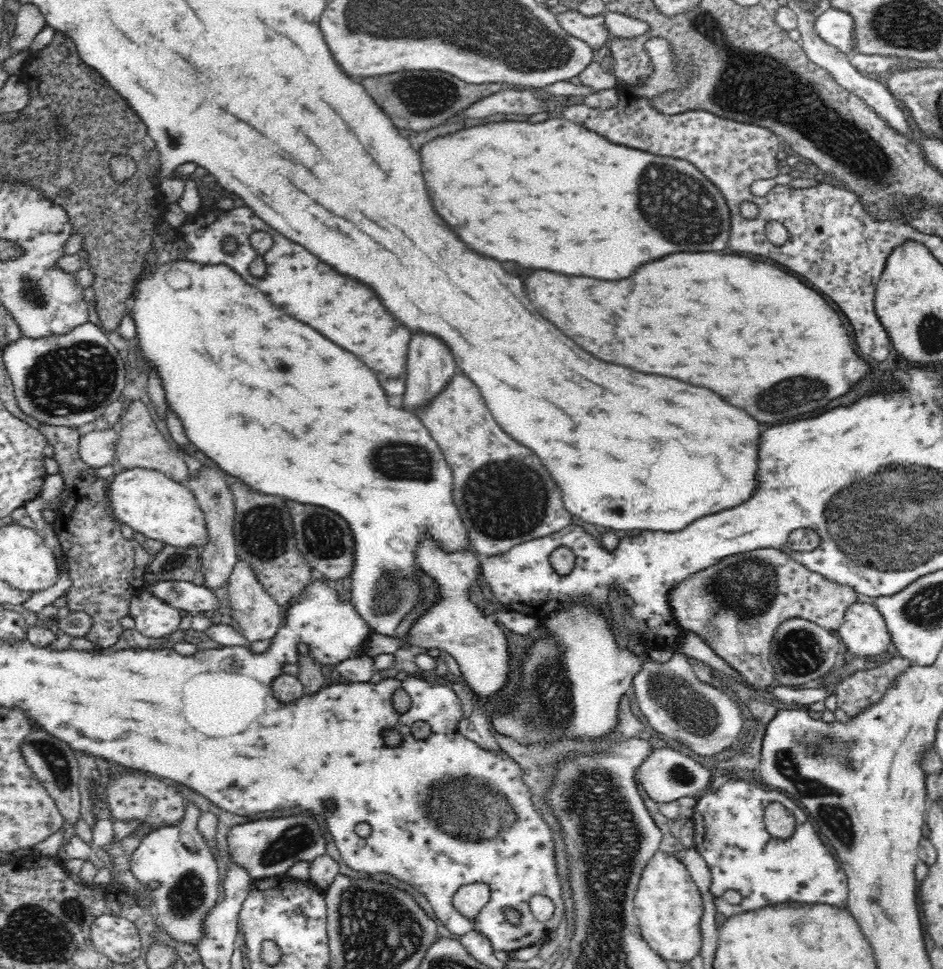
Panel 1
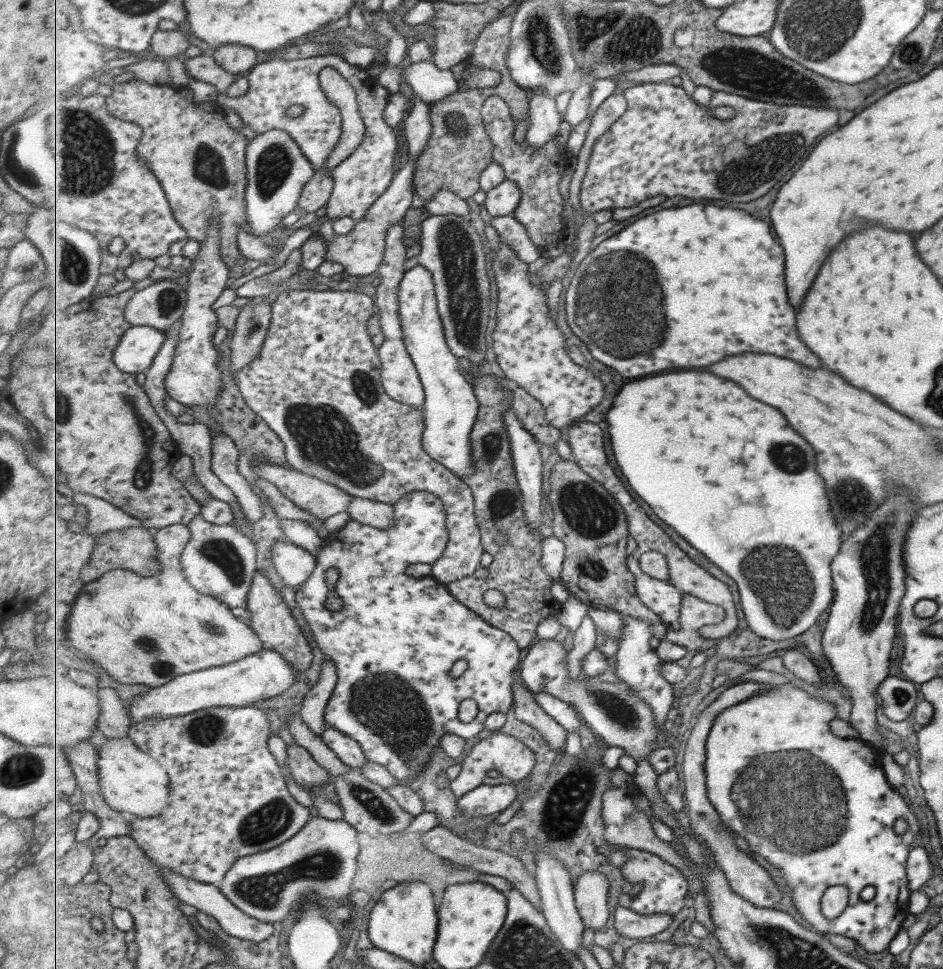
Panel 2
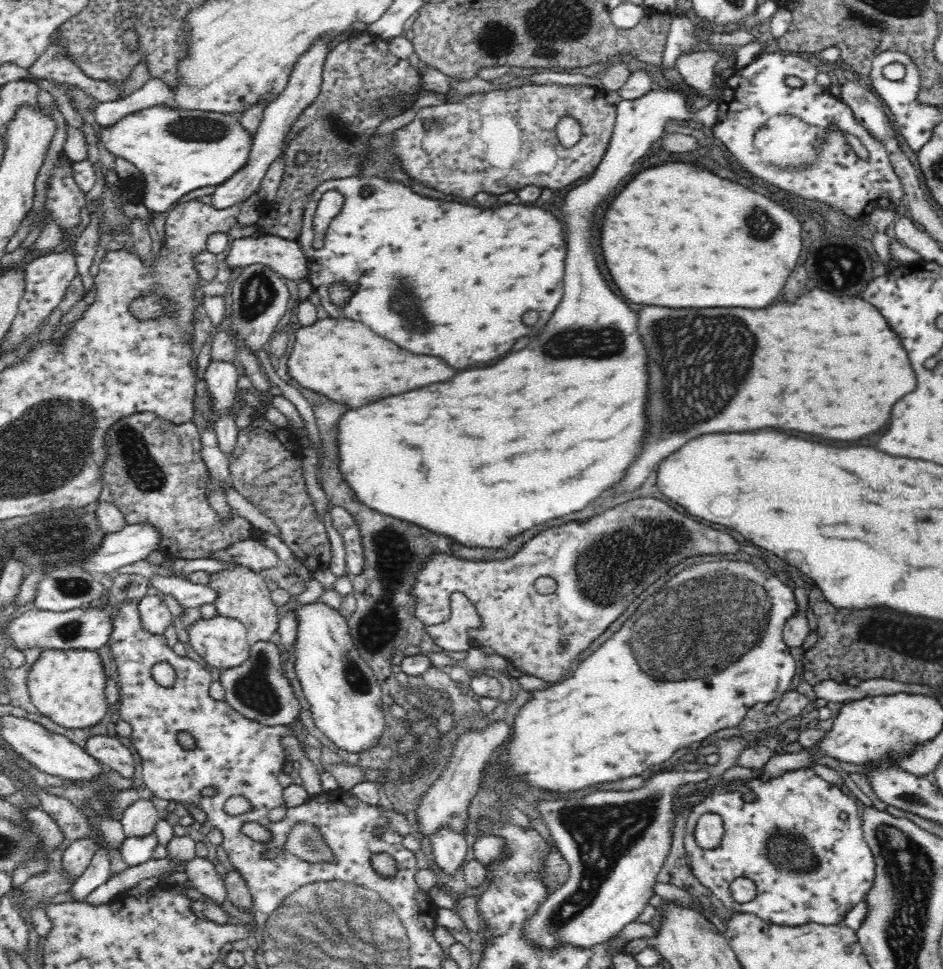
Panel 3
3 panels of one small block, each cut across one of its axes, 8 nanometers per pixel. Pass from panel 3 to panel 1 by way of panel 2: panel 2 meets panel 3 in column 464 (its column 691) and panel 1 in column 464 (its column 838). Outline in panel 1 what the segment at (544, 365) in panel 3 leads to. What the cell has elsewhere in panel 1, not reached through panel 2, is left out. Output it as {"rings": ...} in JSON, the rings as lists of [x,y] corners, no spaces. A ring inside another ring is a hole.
{"rings":[[[188,259],[185,260],[170,260],[166,262],[166,264],[154,264],[154,266],[150,266],[146,272],[142,274],[142,278],[137,281],[136,291],[134,296],[128,300],[127,309],[125,313],[131,314],[133,318],[133,323],[135,326],[135,337],[138,341],[138,349],[141,352],[141,356],[146,361],[146,365],[149,367],[149,372],[156,372],[157,376],[159,376],[160,381],[162,381],[162,389],[164,389],[164,399],[166,399],[166,403],[168,409],[170,409],[176,417],[180,420],[181,426],[183,428],[184,434],[186,438],[190,441],[190,444],[193,444],[203,452],[208,458],[211,458],[216,466],[221,468],[225,473],[236,476],[236,478],[240,478],[244,484],[254,488],[254,490],[258,490],[258,492],[264,492],[264,494],[280,494],[280,496],[284,496],[284,498],[290,498],[290,500],[296,500],[296,502],[302,502],[302,504],[318,504],[318,506],[324,506],[324,508],[330,508],[331,511],[337,512],[352,528],[352,532],[354,534],[354,542],[356,542],[356,546],[354,546],[354,566],[352,568],[352,580],[354,580],[354,584],[352,584],[352,600],[351,604],[355,607],[355,610],[358,611],[358,614],[366,620],[368,626],[370,626],[371,630],[374,633],[378,634],[386,634],[386,636],[393,636],[397,632],[398,624],[400,624],[400,620],[404,618],[404,614],[406,612],[410,612],[418,602],[421,602],[422,595],[422,585],[418,582],[418,575],[414,577],[414,572],[419,572],[418,565],[416,565],[416,561],[414,561],[414,550],[416,550],[416,544],[418,544],[418,540],[420,540],[420,536],[424,535],[424,532],[429,532],[431,537],[434,540],[437,540],[443,549],[446,552],[454,552],[454,550],[464,550],[464,548],[470,548],[469,536],[466,536],[468,532],[462,525],[462,517],[460,517],[460,513],[458,513],[458,509],[453,502],[453,482],[452,482],[452,472],[450,472],[450,466],[446,464],[445,456],[442,455],[442,451],[440,447],[438,447],[438,443],[432,439],[430,436],[430,431],[425,427],[421,420],[418,420],[414,414],[410,414],[410,412],[406,412],[406,410],[398,410],[398,408],[388,408],[388,398],[386,398],[386,394],[384,394],[384,390],[380,388],[380,384],[378,384],[378,380],[376,380],[376,374],[374,372],[370,372],[368,370],[368,366],[366,364],[362,364],[354,354],[350,354],[350,352],[346,352],[346,350],[342,350],[342,348],[338,348],[336,344],[332,344],[328,338],[324,338],[322,334],[318,334],[314,328],[310,328],[310,326],[306,326],[306,324],[302,324],[302,322],[298,322],[298,320],[294,320],[294,318],[290,318],[290,316],[286,316],[278,306],[274,306],[258,288],[254,288],[254,286],[250,286],[250,284],[246,284],[239,275],[235,275],[233,271],[226,264],[218,264],[218,265],[210,265],[203,266],[199,263],[194,263],[194,261],[190,261]]]}

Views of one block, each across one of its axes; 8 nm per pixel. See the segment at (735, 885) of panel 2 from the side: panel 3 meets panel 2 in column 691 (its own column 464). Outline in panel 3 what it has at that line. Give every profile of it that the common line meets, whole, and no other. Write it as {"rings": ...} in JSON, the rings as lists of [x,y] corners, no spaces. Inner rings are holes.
{"rings":[[[497,721],[481,731],[462,731],[442,775],[431,785],[417,806],[417,826],[424,836],[429,838],[442,824],[464,831],[469,805],[479,791],[485,765],[494,756],[496,749],[508,742],[512,731],[504,721]]]}

